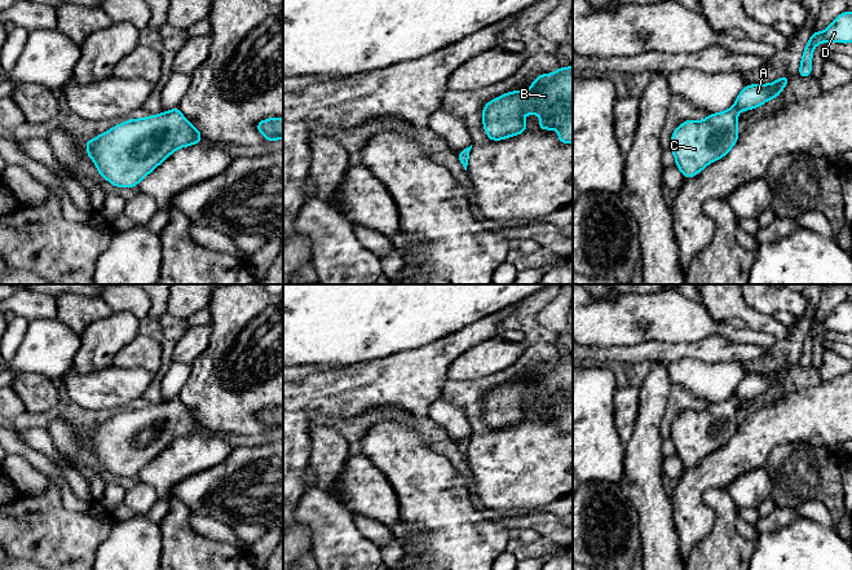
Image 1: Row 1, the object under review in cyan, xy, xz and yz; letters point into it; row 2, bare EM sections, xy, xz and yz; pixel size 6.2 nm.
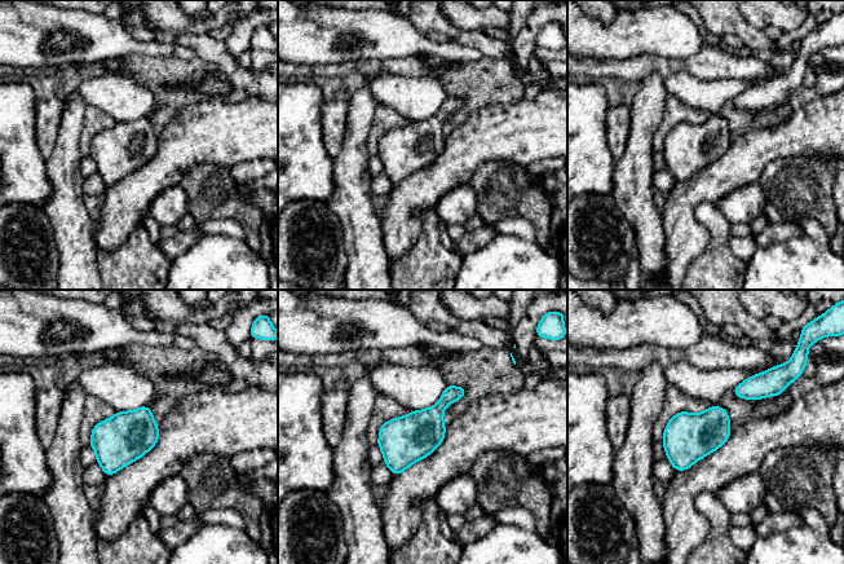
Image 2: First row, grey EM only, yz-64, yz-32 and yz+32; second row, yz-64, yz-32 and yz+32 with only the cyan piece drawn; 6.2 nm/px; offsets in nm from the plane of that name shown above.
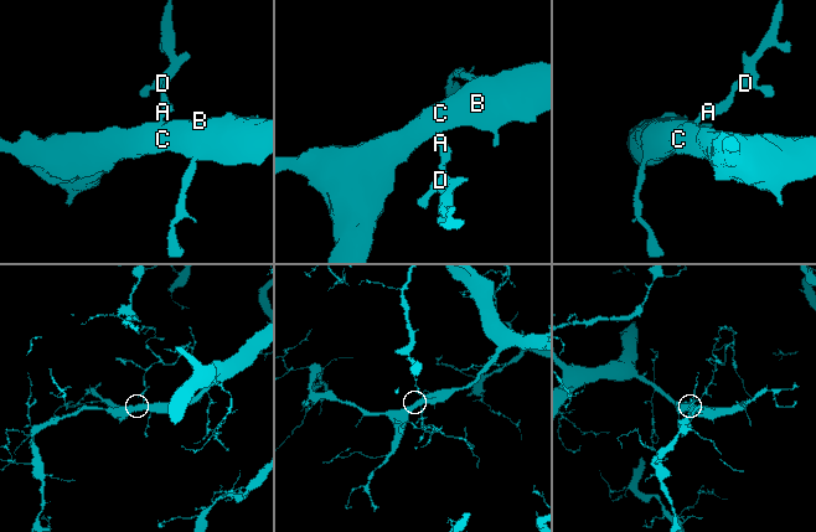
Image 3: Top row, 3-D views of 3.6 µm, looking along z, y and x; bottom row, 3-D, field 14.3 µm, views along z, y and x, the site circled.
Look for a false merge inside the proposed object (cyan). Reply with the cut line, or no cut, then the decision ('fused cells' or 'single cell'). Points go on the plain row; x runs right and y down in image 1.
no cut; single cell

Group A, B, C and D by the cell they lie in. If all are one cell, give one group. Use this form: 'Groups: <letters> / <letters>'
Groups: A B C D

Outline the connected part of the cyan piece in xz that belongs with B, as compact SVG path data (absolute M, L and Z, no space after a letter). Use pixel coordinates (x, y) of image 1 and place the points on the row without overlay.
M573 354L537 366L531 376L499 385L481 402L487 427L499 430L524 423L524 405L539 403L539 421L555 419L561 433L573 433Z

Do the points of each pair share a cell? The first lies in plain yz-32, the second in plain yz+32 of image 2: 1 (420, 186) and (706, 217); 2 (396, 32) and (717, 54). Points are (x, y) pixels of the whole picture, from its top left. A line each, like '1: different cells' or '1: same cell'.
1: different cells
2: different cells

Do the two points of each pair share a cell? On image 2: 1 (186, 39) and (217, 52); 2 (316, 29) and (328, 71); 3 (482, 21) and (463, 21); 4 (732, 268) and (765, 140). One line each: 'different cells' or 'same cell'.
1: same cell
2: different cells
3: same cell
4: different cells

